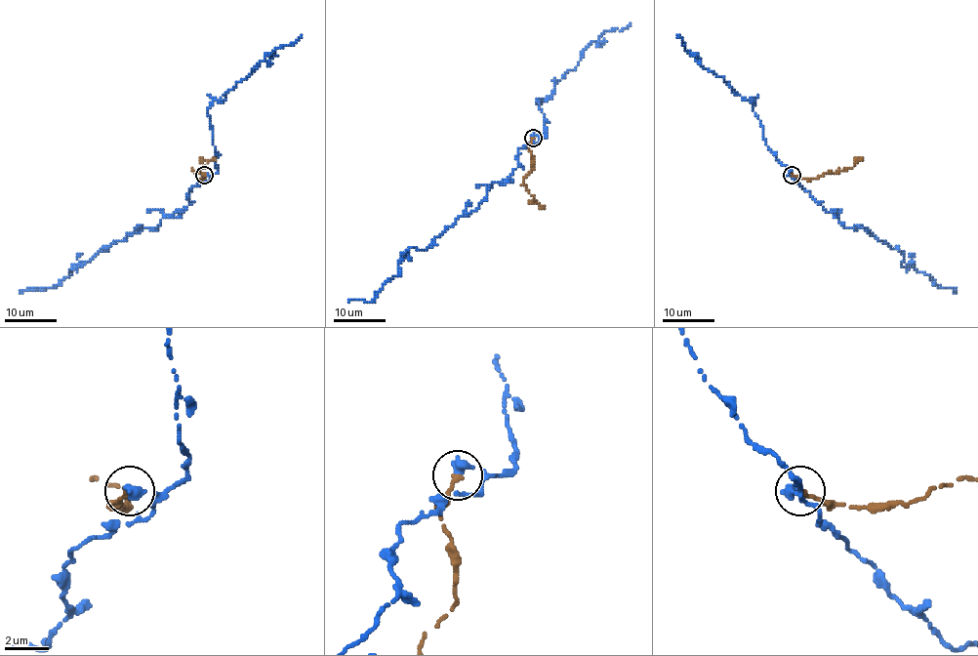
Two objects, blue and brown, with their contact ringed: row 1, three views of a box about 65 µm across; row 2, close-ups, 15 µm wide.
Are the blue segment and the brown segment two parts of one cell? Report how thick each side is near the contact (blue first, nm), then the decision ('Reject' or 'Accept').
Thickness 440 nm (blue) against 300 nm. Reject

